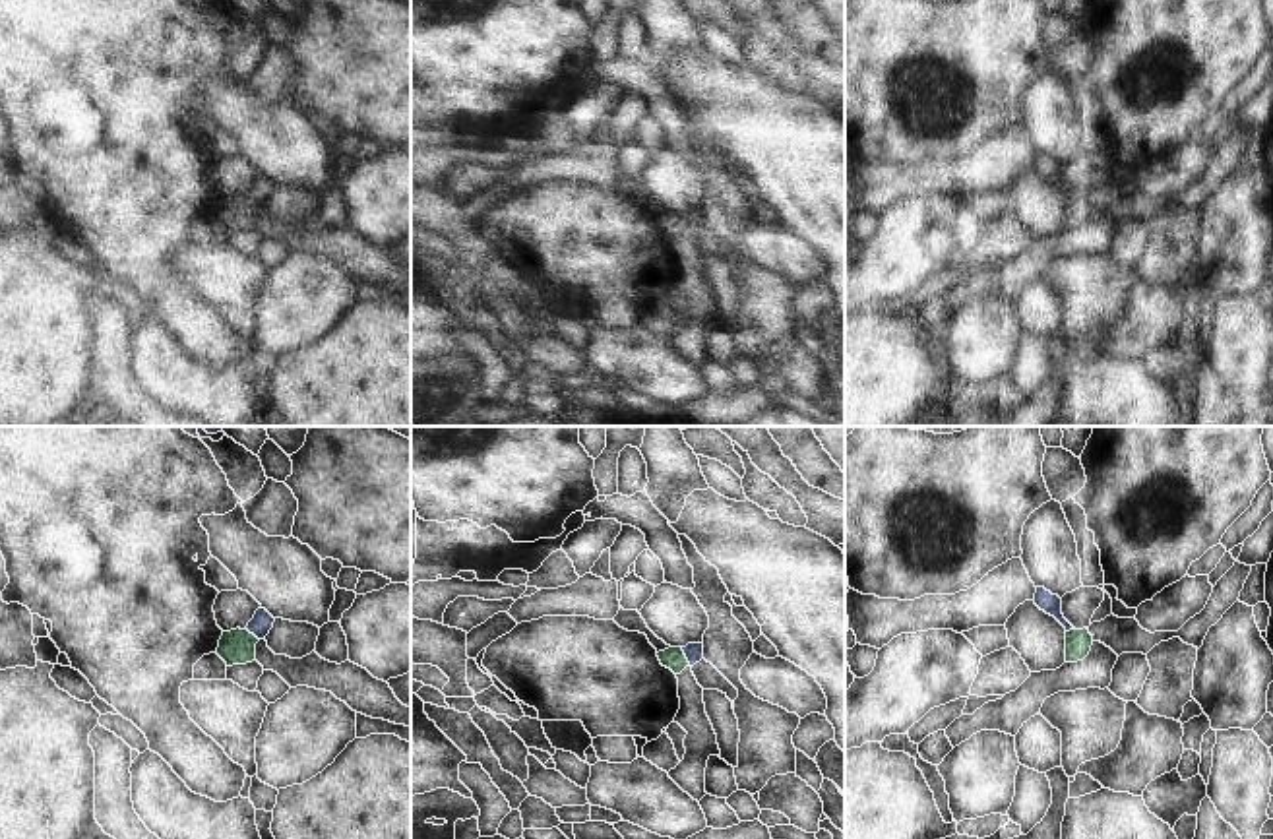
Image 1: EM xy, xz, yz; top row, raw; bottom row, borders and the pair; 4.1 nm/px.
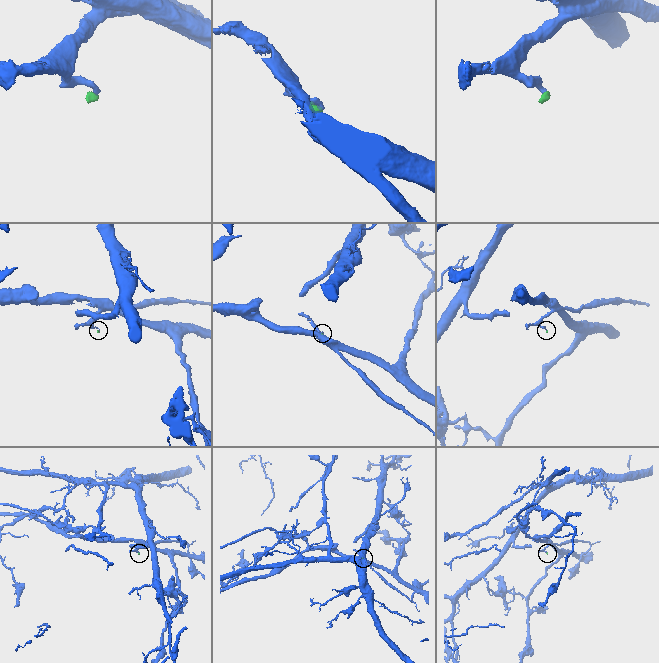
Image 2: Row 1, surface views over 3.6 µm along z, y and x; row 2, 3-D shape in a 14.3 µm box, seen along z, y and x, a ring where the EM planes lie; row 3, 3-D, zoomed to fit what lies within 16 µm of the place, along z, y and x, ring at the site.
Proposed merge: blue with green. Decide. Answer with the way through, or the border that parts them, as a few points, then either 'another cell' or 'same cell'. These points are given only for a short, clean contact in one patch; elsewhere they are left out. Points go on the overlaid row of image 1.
border along xz (681, 648), (690, 665); another cell

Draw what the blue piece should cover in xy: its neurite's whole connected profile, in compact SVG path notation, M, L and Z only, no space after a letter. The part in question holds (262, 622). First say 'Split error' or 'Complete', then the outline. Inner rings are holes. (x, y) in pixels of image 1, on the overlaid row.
Complete. M258 608L254 618L248 622L246 630L254 634L258 639L264 639L273 628L275 618L265 610Z

